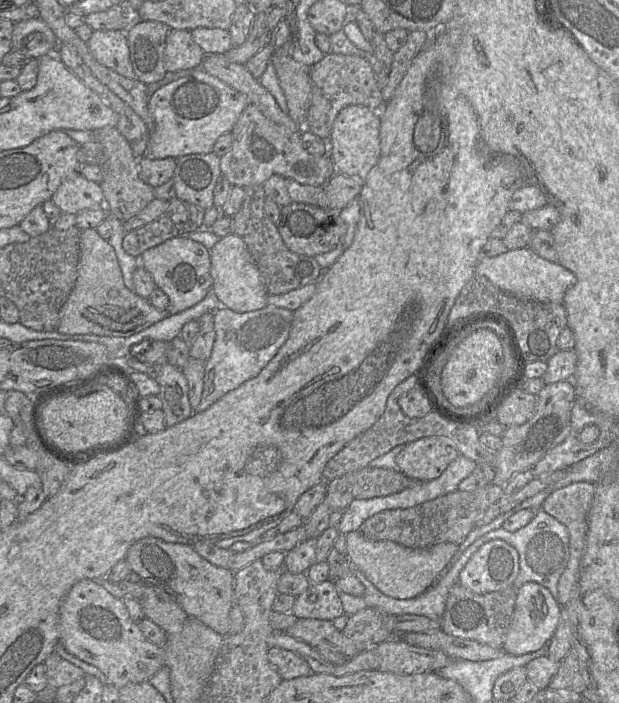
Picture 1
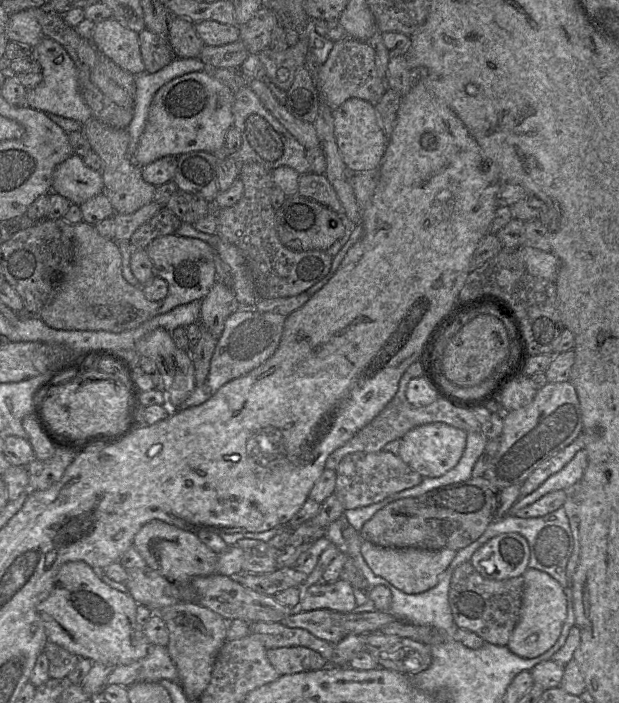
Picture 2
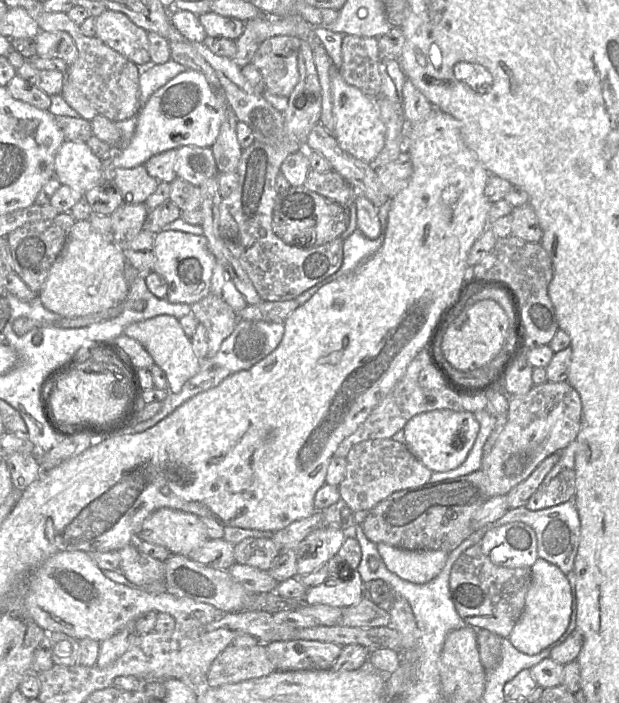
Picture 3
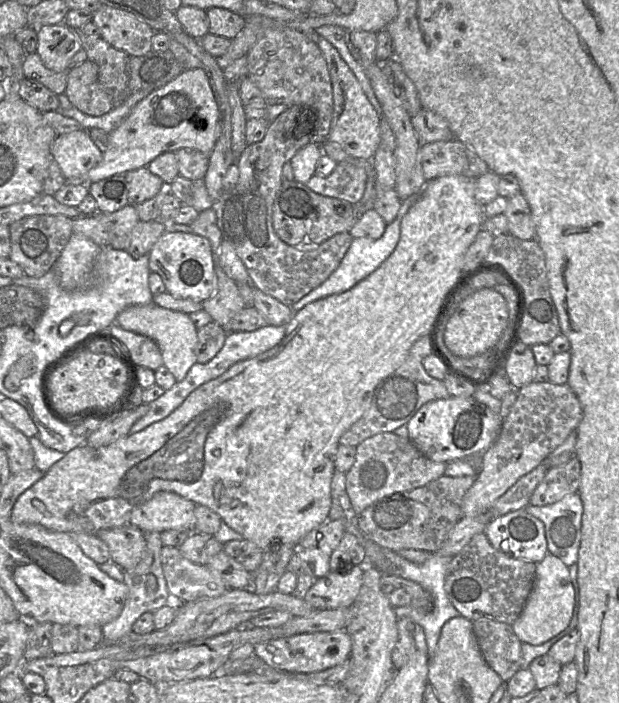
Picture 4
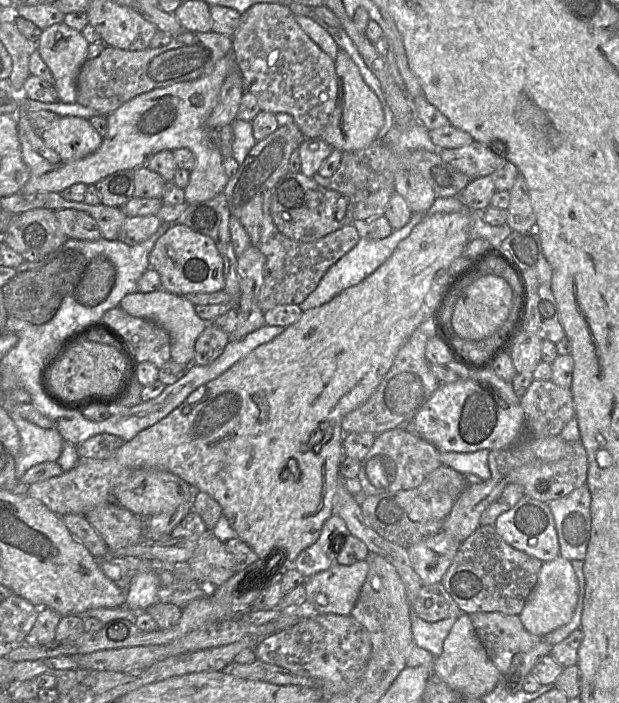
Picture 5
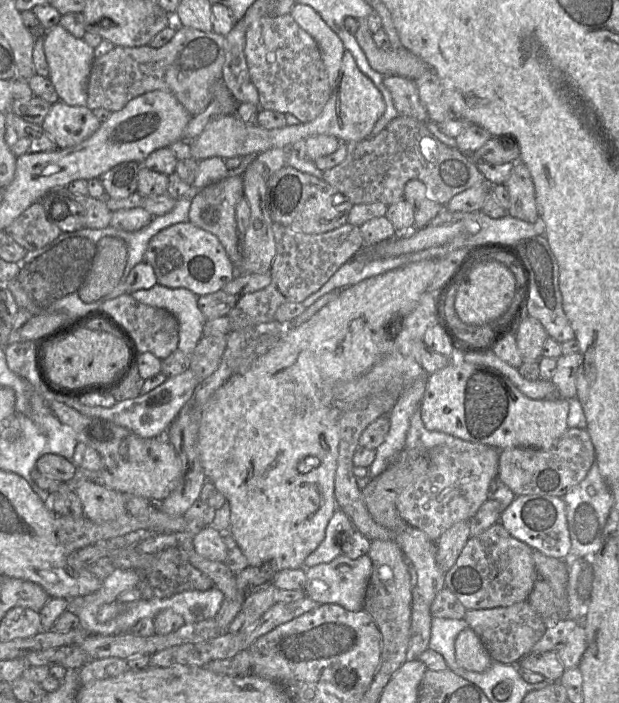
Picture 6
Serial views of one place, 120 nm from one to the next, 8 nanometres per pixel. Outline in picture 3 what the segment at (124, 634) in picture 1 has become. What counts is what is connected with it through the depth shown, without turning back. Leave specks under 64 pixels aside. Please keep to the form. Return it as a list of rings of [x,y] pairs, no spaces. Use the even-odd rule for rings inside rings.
[[[83,551],[57,552],[45,560],[33,573],[26,609],[44,631],[62,632],[80,641],[90,638],[102,642],[150,611],[164,613],[166,601],[182,601],[168,592],[148,593],[138,587],[128,587],[104,576],[90,554]]]

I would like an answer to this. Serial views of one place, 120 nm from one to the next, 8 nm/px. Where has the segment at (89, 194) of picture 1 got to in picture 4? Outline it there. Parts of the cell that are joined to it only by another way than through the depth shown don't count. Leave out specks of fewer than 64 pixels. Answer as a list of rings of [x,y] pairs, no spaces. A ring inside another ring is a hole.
[[[83,128],[57,135],[50,152],[67,183],[85,183],[88,171],[101,162],[103,154]]]

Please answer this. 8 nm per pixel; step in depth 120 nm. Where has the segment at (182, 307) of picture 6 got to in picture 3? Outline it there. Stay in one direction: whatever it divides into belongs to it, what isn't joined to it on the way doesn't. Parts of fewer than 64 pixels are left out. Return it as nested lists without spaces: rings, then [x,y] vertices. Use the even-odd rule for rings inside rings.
[[[158,315],[132,323],[125,327],[123,334],[138,341],[151,355],[154,364],[165,372],[170,393],[180,392],[184,383],[199,371],[200,359],[195,355],[191,340],[185,335],[179,319],[173,316]]]

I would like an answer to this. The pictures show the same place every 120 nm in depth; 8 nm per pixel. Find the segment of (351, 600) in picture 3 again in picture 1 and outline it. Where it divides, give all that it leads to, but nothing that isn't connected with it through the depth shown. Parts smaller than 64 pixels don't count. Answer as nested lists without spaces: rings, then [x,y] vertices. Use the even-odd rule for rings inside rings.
[[[331,580],[311,583],[296,597],[292,613],[299,619],[314,618],[331,621],[338,619],[344,611],[335,583]]]

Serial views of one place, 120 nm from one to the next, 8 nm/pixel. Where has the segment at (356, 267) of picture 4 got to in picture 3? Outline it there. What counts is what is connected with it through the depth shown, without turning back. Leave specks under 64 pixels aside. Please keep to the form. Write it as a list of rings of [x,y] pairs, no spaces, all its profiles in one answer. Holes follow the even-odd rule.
[[[388,199],[378,208],[378,216],[381,222],[380,235],[375,239],[369,239],[358,228],[354,230],[354,232],[343,242],[343,262],[340,268],[334,274],[295,297],[294,299],[297,300],[299,305],[308,301],[323,286],[341,276],[351,273],[362,261],[379,250],[384,240],[390,205],[391,202],[390,199]]]

